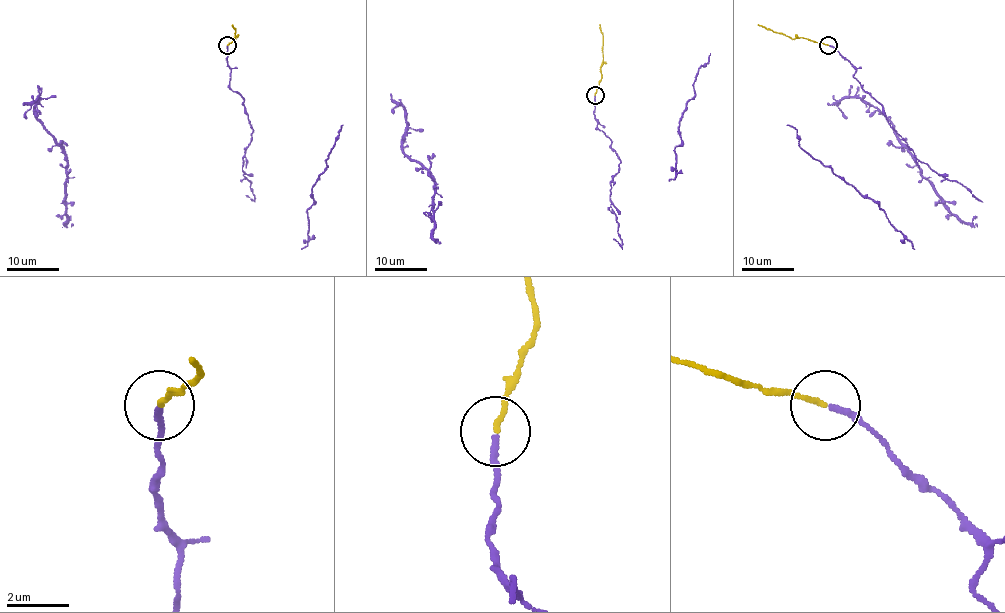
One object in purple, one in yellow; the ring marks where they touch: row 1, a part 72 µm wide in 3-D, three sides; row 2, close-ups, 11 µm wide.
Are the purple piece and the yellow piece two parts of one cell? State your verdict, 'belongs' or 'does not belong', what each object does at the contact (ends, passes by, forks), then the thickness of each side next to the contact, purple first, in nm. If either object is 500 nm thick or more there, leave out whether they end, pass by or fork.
belongs; purple ends there; yellow ends there; 190 nm thick on the purple side, 160 nm on the other

